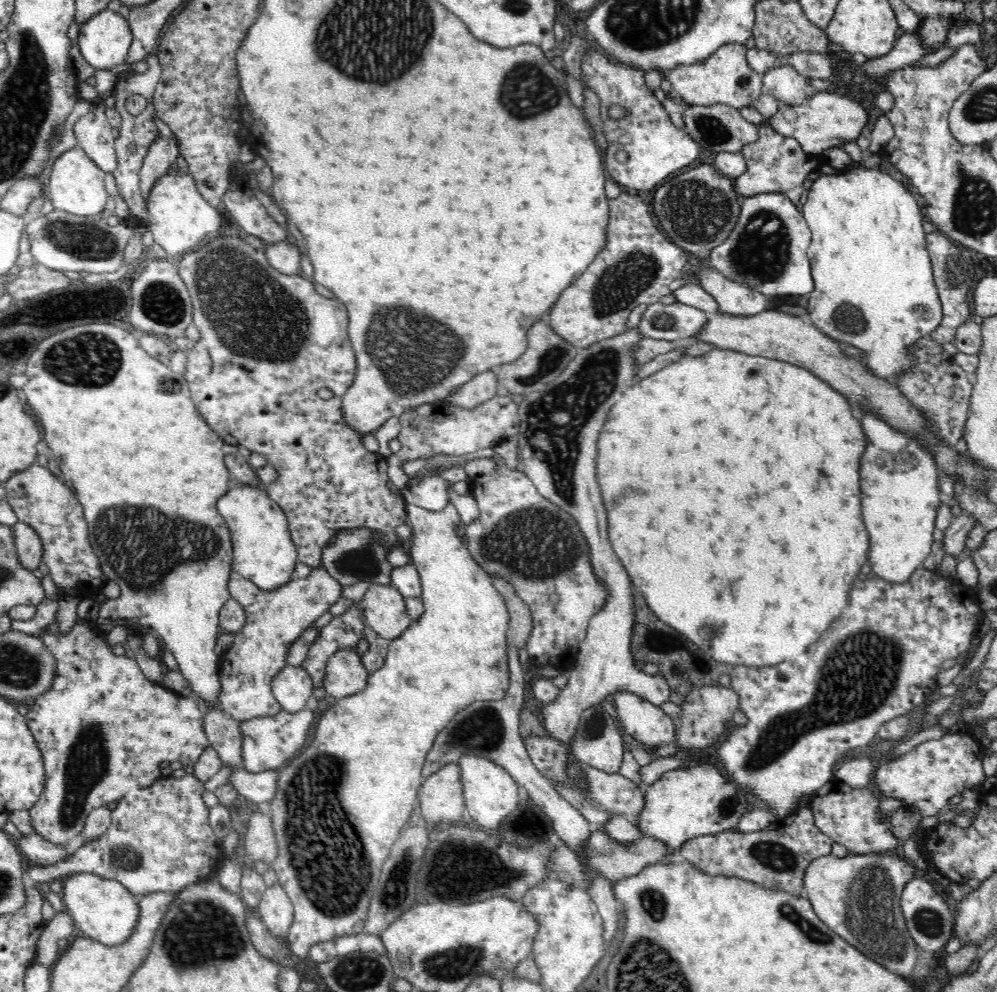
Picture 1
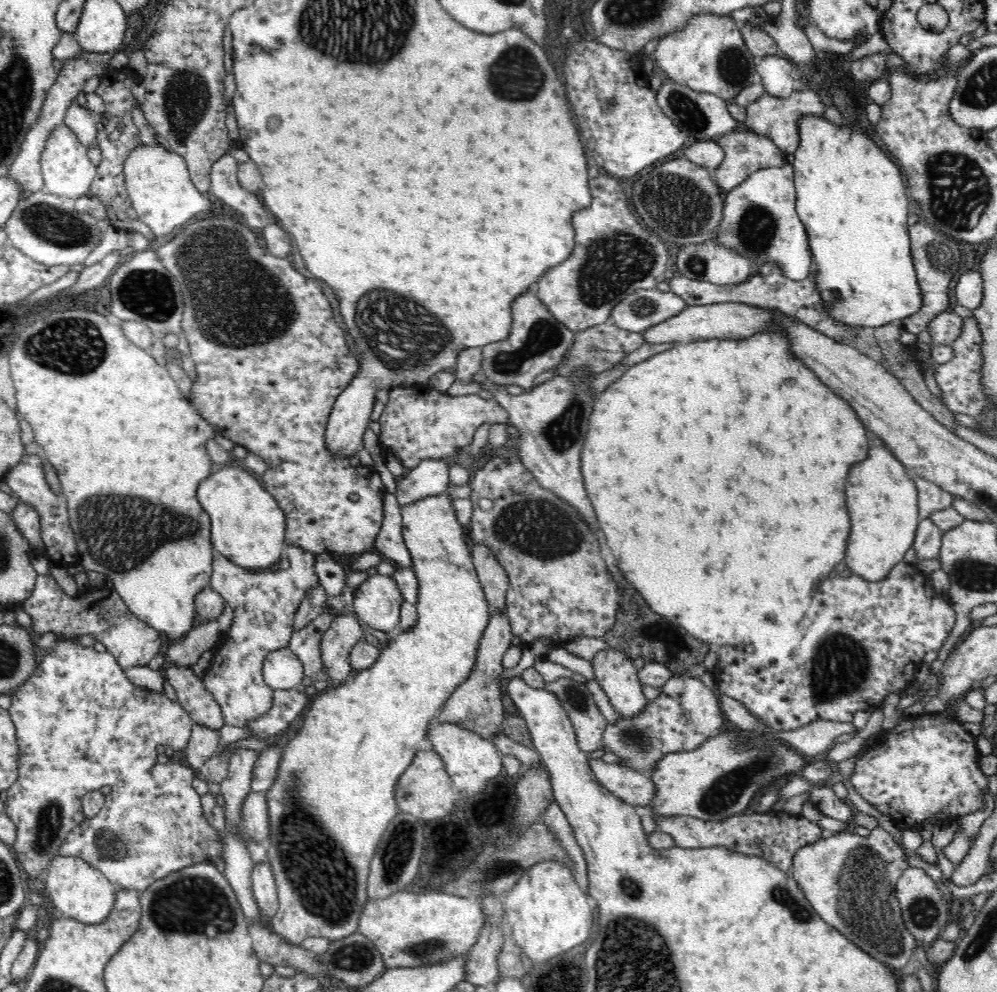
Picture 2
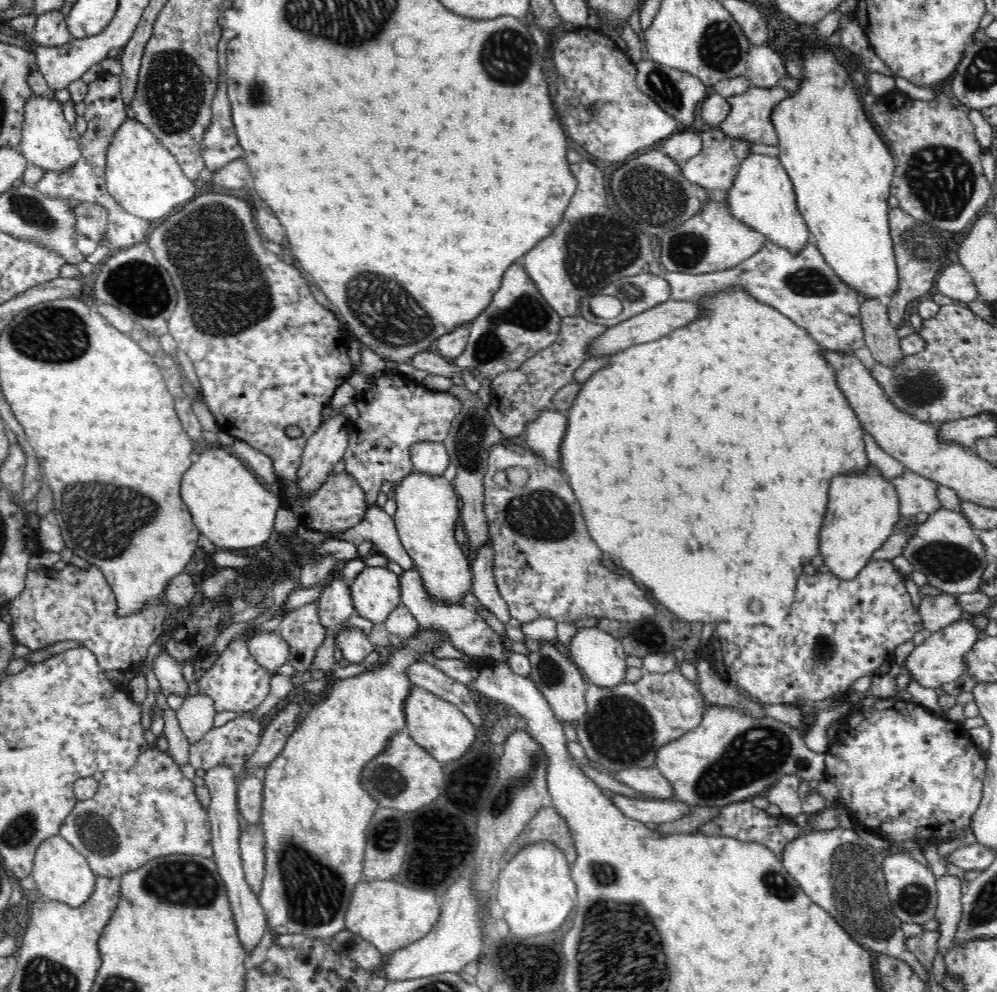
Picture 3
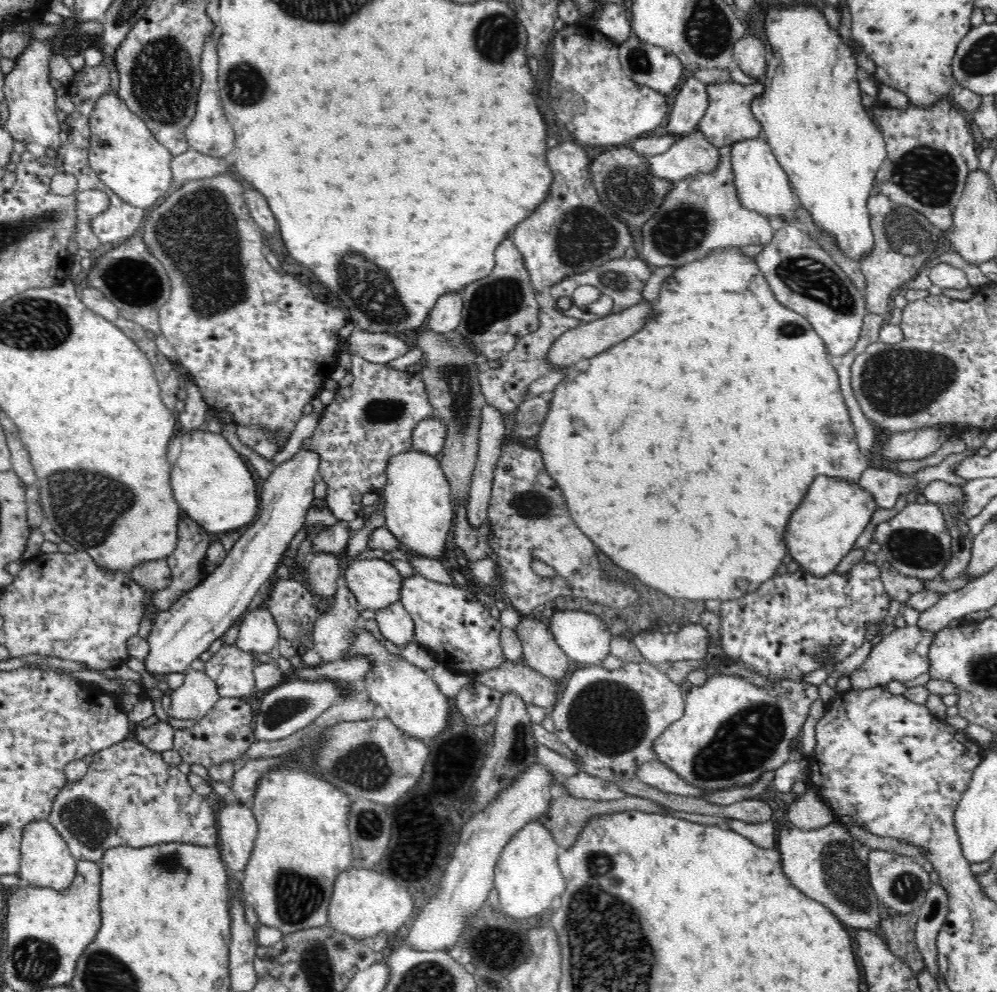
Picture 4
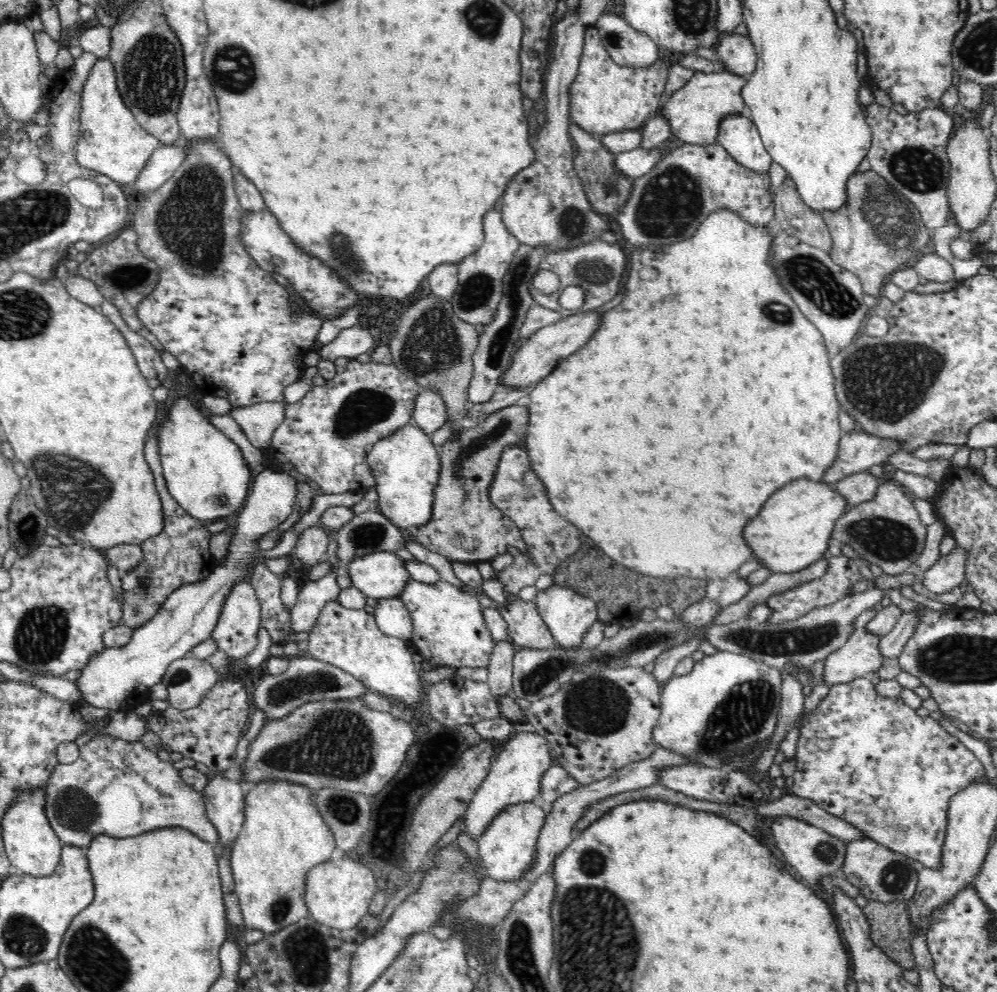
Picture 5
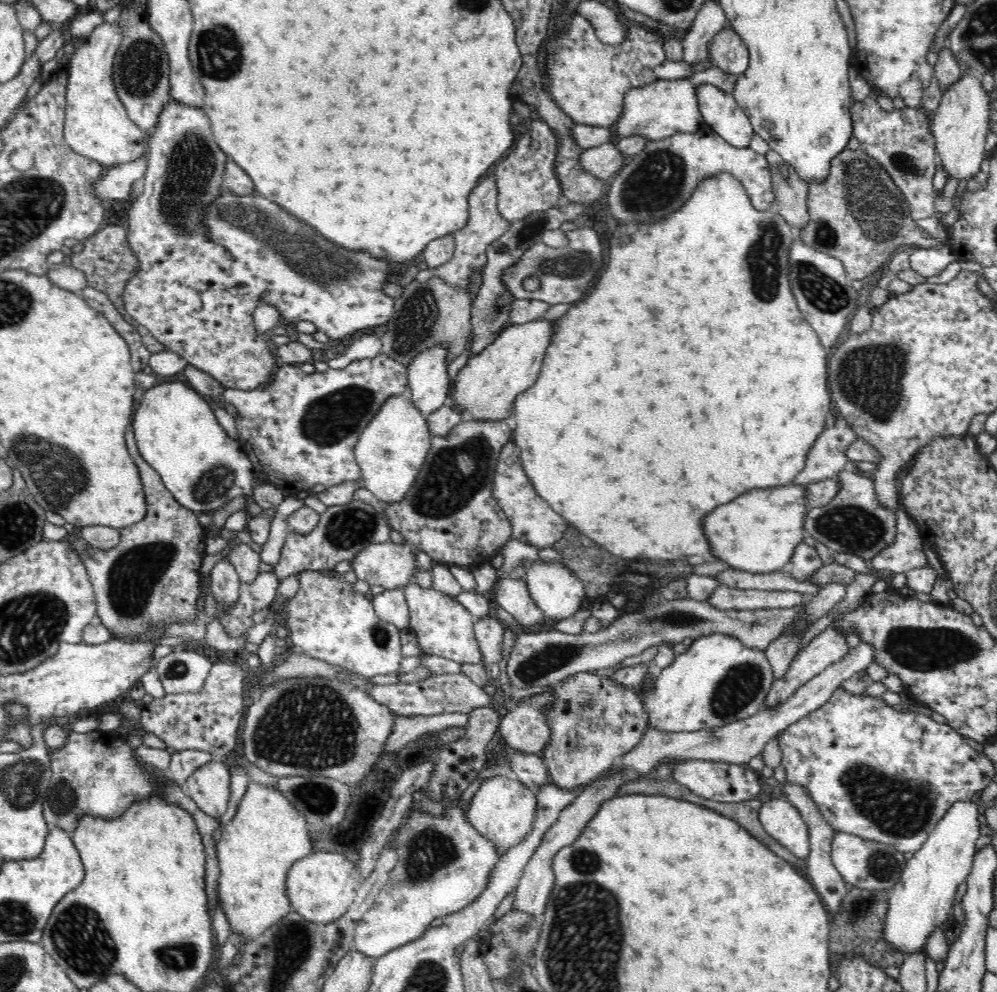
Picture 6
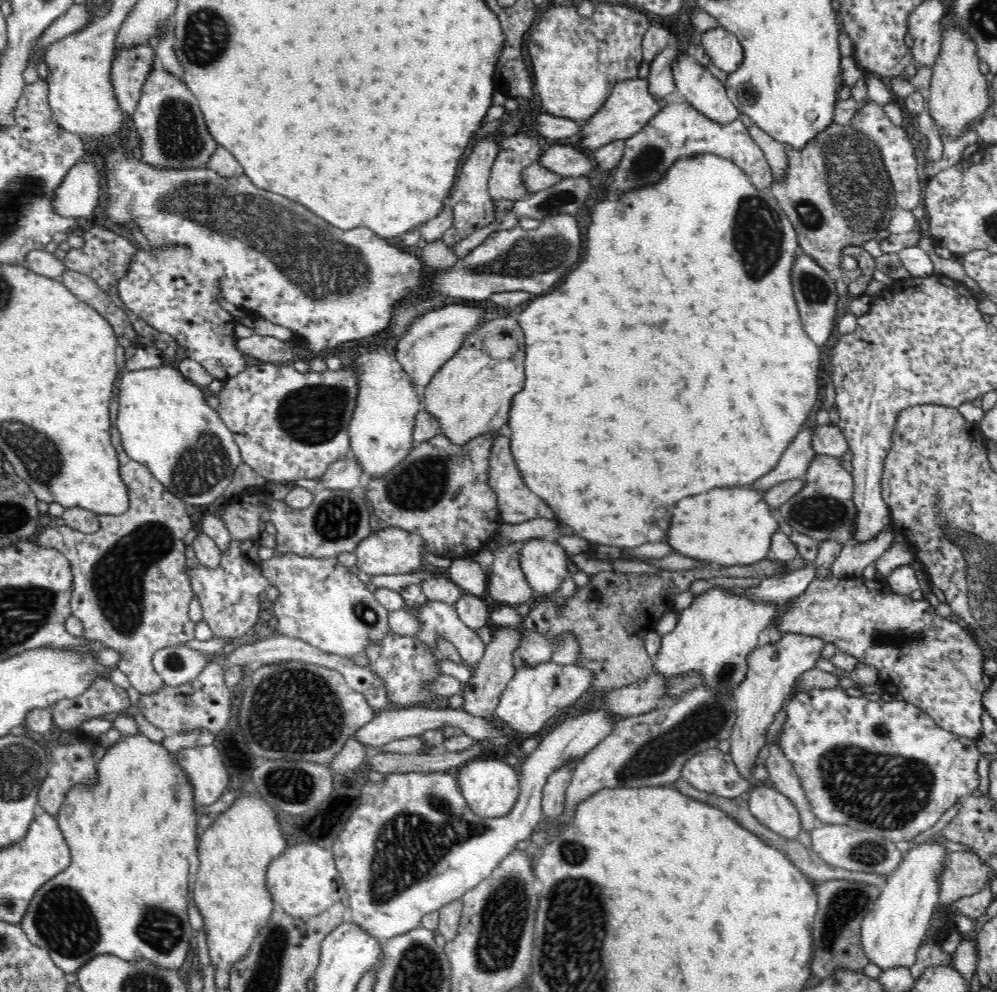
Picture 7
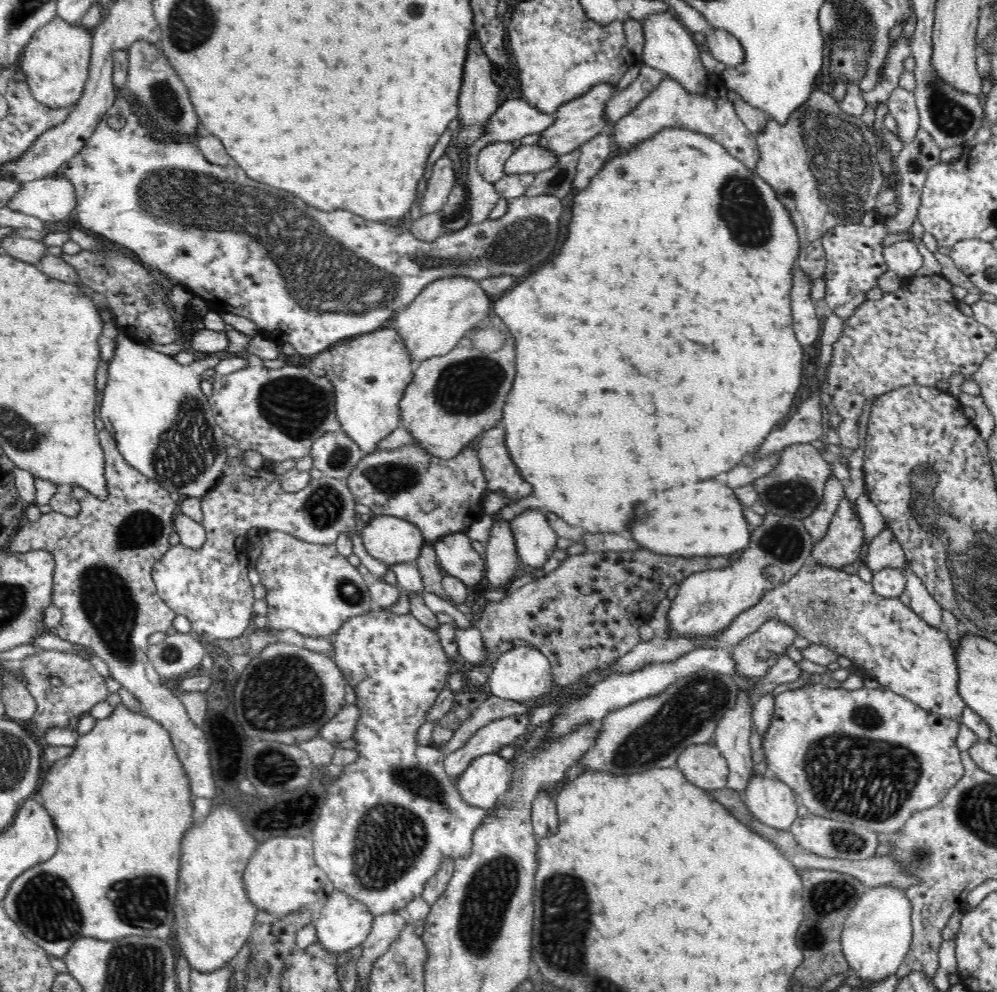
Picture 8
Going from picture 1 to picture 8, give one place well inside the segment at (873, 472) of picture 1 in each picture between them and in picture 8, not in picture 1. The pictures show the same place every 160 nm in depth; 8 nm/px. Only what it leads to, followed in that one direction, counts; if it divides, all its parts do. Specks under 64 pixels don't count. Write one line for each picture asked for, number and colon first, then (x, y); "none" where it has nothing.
2: (882, 501)
3: (863, 507)
4: (822, 530)
5: (793, 530)
6: (757, 533)
7: (730, 526)
8: (705, 519)

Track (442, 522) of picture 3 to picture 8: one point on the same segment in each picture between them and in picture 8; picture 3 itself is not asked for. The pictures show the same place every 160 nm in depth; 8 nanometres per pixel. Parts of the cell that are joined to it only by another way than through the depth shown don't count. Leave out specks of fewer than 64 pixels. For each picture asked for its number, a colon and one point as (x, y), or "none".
4: (417, 500)
5: (404, 464)
6: (392, 447)
7: (381, 430)
8: (370, 372)

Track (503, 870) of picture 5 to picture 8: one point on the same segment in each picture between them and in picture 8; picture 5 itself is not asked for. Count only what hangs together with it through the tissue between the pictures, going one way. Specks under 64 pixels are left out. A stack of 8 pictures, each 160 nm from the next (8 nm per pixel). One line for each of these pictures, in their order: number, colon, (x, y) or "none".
6: (504, 810)
7: (490, 787)
8: (484, 779)

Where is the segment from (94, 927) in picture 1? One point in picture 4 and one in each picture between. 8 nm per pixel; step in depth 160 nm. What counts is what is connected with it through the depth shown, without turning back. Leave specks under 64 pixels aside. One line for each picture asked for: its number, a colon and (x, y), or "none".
2: (78, 891)
3: (60, 872)
4: (46, 861)

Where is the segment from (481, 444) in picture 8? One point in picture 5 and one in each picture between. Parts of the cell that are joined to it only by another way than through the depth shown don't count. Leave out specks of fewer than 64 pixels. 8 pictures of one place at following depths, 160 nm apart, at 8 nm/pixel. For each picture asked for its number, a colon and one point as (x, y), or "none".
5: (549, 539)
6: (533, 520)
7: (516, 503)

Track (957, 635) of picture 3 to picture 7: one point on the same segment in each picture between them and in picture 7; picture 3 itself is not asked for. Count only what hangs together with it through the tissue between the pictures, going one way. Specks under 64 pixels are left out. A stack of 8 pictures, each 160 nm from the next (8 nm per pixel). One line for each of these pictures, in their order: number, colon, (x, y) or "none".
4: (901, 655)
5: (860, 656)
6: (827, 648)
7: (773, 668)

